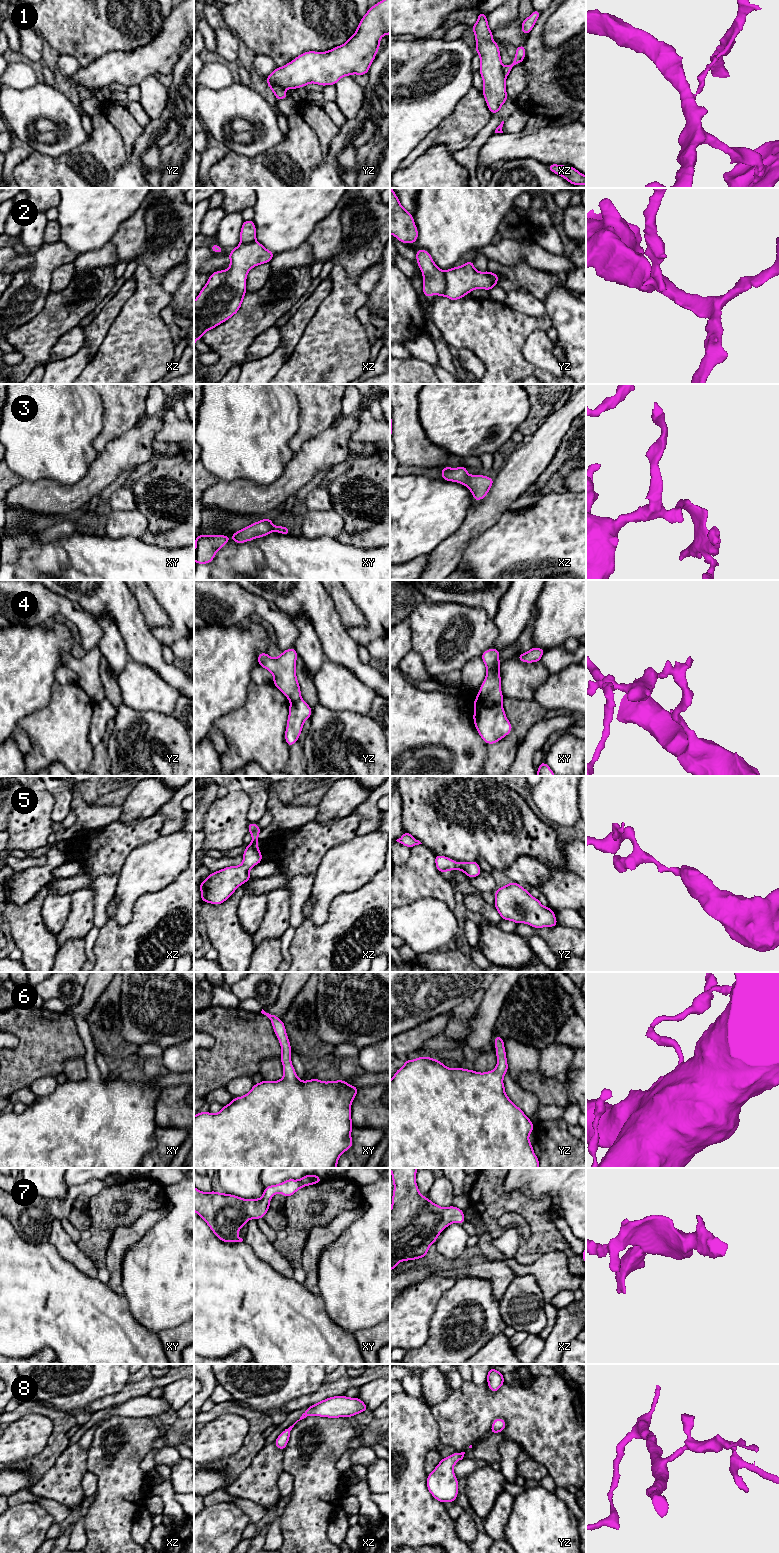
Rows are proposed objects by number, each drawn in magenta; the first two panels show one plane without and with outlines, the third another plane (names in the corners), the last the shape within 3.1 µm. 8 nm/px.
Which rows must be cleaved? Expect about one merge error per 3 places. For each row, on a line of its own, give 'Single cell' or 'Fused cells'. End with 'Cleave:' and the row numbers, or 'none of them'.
1: Fused cells
2: Fused cells
3: Single cell
4: Fused cells
5: Single cell
6: Single cell
7: Single cell
8: Single cell
Cleave: 1, 2, 4

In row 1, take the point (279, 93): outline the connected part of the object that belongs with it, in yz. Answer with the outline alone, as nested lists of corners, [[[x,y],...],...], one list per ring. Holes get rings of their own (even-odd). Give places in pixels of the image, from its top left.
[[[268,85],[268,87],[272,90],[272,92],[274,93],[277,101],[281,100],[281,99],[286,99],[289,96],[285,93],[284,89],[279,88],[275,85]]]

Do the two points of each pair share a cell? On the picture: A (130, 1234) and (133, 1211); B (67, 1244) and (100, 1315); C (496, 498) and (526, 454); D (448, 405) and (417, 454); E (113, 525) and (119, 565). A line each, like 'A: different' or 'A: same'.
A: different
B: different
C: same
D: different
E: different

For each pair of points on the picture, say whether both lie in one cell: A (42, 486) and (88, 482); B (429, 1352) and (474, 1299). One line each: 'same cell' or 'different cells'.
A: same cell
B: same cell

